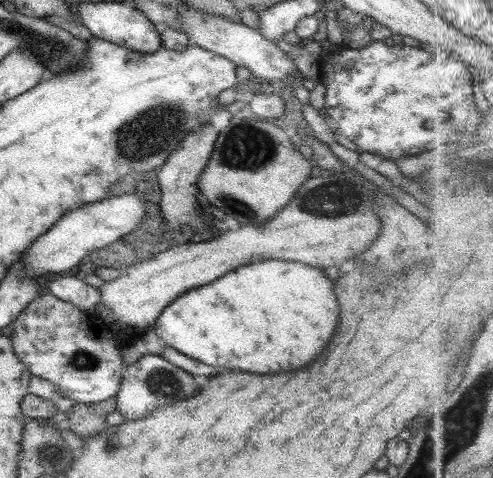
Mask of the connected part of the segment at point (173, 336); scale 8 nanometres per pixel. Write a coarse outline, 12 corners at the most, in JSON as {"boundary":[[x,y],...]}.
{"boundary":[[263,259],[150,328],[207,366],[279,374],[337,328],[319,268]]}

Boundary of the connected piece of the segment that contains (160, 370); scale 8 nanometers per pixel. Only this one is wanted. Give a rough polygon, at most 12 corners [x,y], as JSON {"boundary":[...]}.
{"boundary":[[161,355],[123,371],[115,394],[124,420],[197,394],[195,380]]}

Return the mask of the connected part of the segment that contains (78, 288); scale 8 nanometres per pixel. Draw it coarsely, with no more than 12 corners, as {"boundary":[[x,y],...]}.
{"boundary":[[49,276],[48,294],[91,311],[99,292],[77,276]]}

